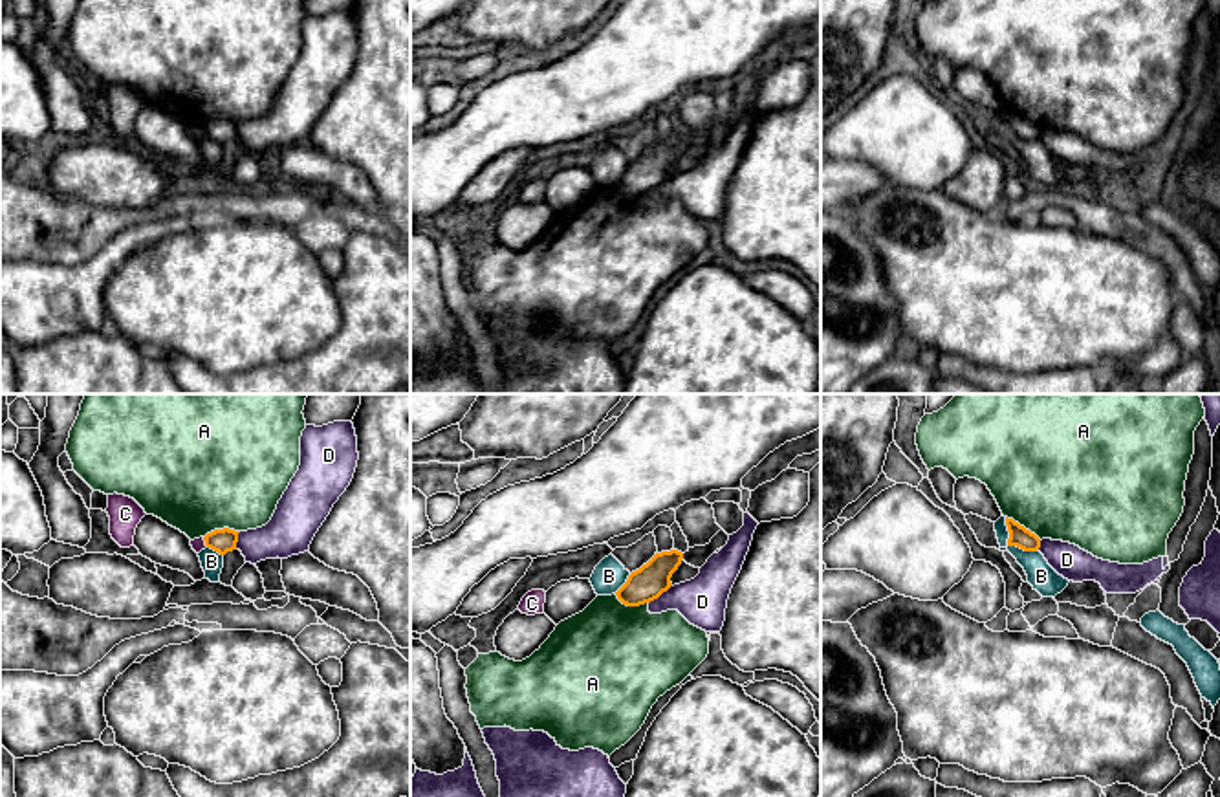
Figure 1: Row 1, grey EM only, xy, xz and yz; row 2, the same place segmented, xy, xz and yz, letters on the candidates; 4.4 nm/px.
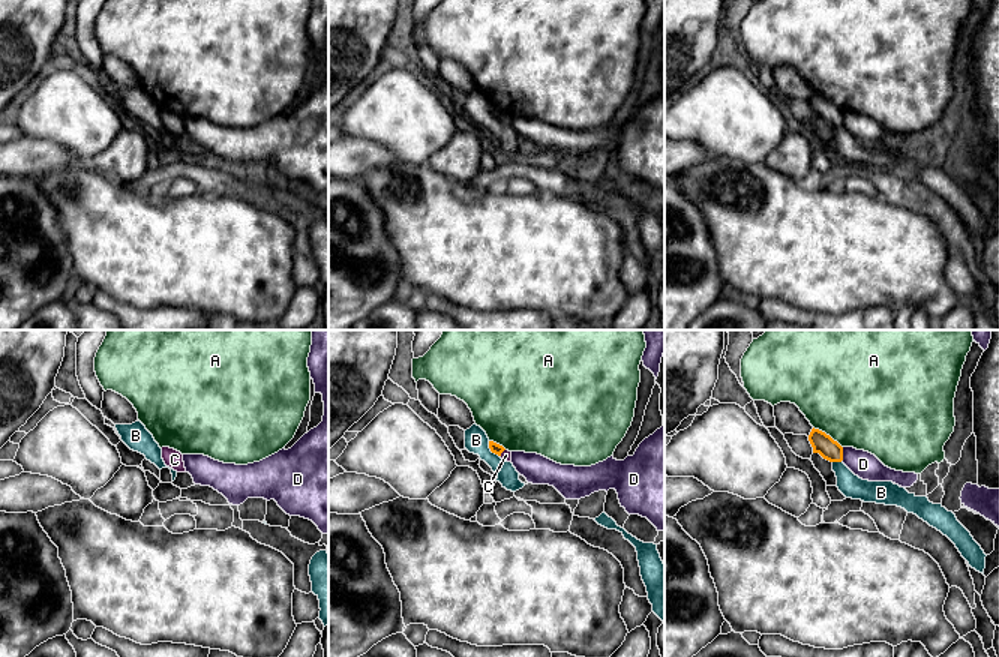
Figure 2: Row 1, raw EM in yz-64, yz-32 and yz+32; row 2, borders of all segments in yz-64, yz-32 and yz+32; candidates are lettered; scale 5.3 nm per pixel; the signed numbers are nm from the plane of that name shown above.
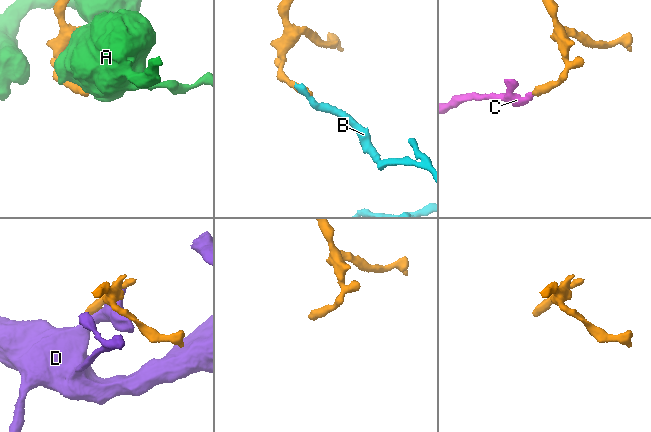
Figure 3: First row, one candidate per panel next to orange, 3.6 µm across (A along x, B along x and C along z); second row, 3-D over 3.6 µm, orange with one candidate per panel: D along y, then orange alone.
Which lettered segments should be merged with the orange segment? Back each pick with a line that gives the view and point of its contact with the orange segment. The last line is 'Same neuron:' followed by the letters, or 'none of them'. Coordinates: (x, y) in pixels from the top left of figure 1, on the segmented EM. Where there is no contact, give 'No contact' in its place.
Same neuron: none of them

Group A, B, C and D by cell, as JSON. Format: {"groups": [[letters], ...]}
{"groups": [["A"], ["B"], ["C"], ["D"]]}

